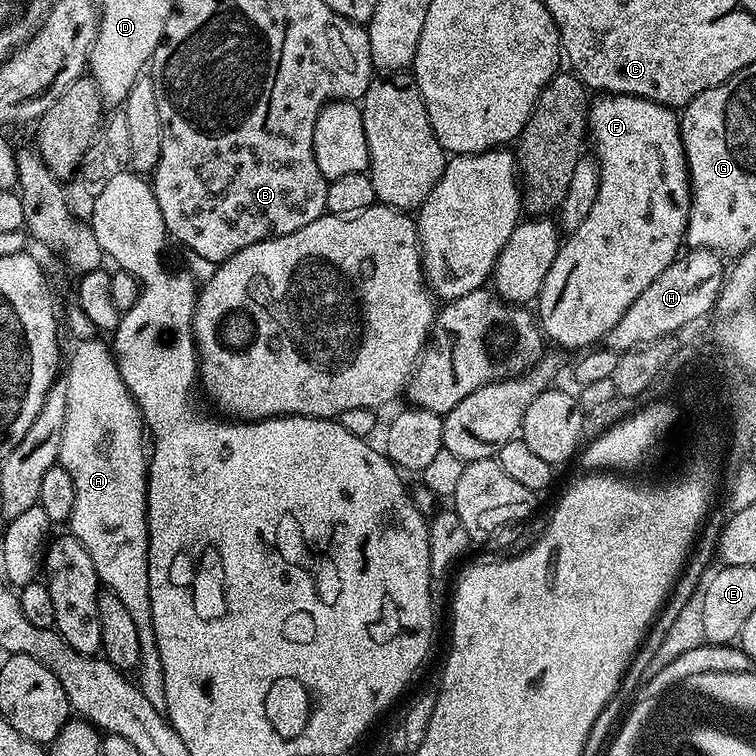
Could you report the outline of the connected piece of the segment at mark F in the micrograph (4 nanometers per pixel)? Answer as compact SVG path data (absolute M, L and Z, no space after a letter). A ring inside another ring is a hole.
M600 94L591 101L588 110L588 126L590 148L596 151L594 159L600 165L598 194L594 198L594 206L590 209L590 214L586 214L586 222L582 222L578 230L571 232L556 251L556 257L546 274L544 285L540 287L538 297L538 305L540 304L538 323L541 332L551 343L553 340L560 348L580 348L579 350L588 350L599 345L607 337L608 332L614 330L614 326L618 326L618 318L622 318L622 314L626 314L626 310L634 306L634 298L638 298L638 294L642 294L642 290L646 290L646 286L650 286L650 282L654 282L654 278L658 278L658 274L662 274L662 270L666 270L666 266L673 264L681 255L682 245L685 243L684 232L688 228L688 215L692 205L692 179L688 176L688 163L682 146L680 116L668 105L637 96Z

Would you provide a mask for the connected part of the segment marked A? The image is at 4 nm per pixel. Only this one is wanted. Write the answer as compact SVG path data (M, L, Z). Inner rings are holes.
M100 338L82 340L75 346L77 348L73 350L72 357L69 360L67 357L66 360L66 372L68 368L68 377L66 377L66 426L62 430L62 450L60 451L60 459L58 461L66 470L66 474L70 474L70 479L74 482L74 510L70 514L67 527L70 529L71 535L76 536L78 542L82 542L82 546L86 546L86 550L90 554L90 562L94 562L94 570L98 574L101 585L107 591L113 592L126 605L126 610L130 610L130 619L134 622L134 627L138 629L138 642L140 643L140 667L135 673L134 683L140 688L143 697L147 697L147 701L156 710L164 714L166 713L166 678L162 670L160 651L156 645L154 622L152 621L152 611L150 610L150 578L148 577L148 461L150 456L146 448L144 452L146 429L140 414L140 407L136 404L136 399L130 394L126 382L122 382L122 374L118 370L116 358L112 354L111 347L105 341L103 344Z

